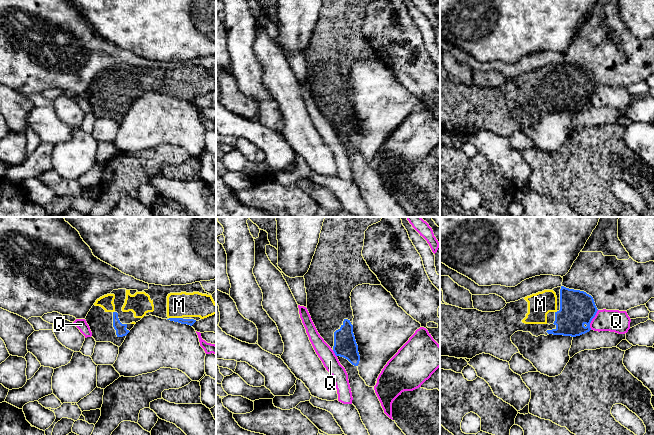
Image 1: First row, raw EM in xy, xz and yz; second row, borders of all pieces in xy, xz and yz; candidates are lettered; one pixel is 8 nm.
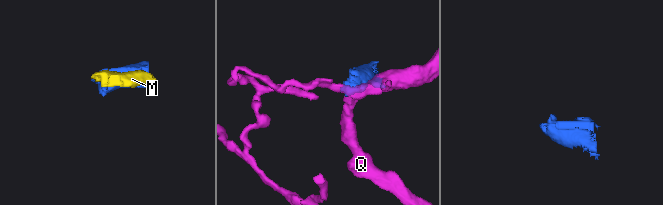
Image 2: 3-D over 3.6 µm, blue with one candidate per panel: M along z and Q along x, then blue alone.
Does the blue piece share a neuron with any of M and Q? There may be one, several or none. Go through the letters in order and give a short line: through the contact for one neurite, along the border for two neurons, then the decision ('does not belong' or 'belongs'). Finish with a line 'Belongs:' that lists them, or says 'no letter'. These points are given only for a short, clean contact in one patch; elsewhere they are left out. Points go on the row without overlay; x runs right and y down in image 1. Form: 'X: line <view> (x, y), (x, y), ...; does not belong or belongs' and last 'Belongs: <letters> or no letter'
M: belongs
Q: does not belong
Belongs: M

